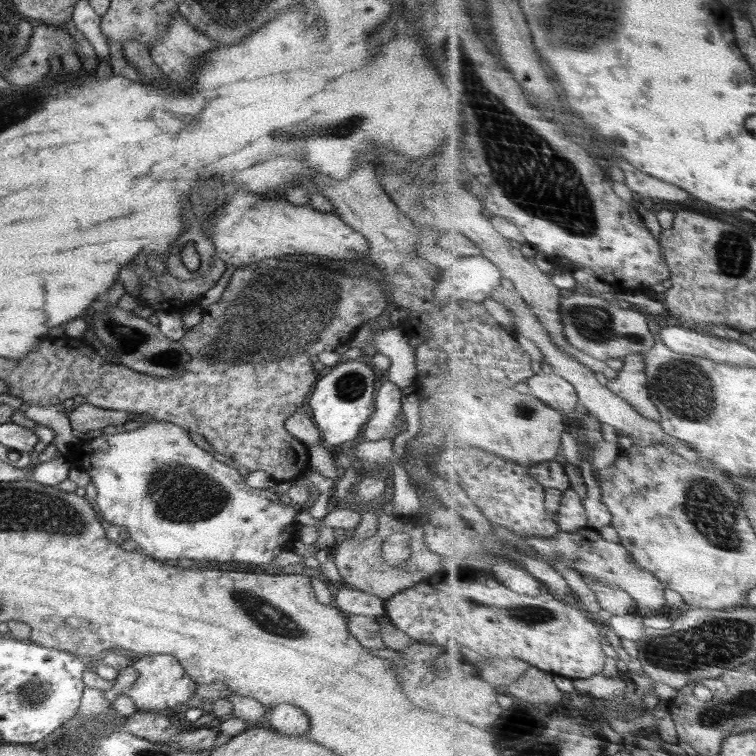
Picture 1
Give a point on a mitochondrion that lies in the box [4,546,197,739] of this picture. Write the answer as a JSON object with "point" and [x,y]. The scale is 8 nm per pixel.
{"point":[37,691]}

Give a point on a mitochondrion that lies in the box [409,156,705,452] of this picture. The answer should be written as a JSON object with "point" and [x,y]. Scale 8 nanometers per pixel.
{"point":[594,324]}

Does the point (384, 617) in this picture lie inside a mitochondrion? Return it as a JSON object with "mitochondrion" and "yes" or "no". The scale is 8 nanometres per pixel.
{"mitochondrion":"no"}

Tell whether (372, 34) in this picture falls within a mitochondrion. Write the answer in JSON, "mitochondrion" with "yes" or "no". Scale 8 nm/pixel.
{"mitochondrion":"no"}

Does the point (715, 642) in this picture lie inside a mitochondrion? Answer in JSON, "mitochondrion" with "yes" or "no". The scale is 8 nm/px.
{"mitochondrion":"yes"}

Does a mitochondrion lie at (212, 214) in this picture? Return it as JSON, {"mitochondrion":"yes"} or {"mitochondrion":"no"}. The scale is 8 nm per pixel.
{"mitochondrion":"no"}

